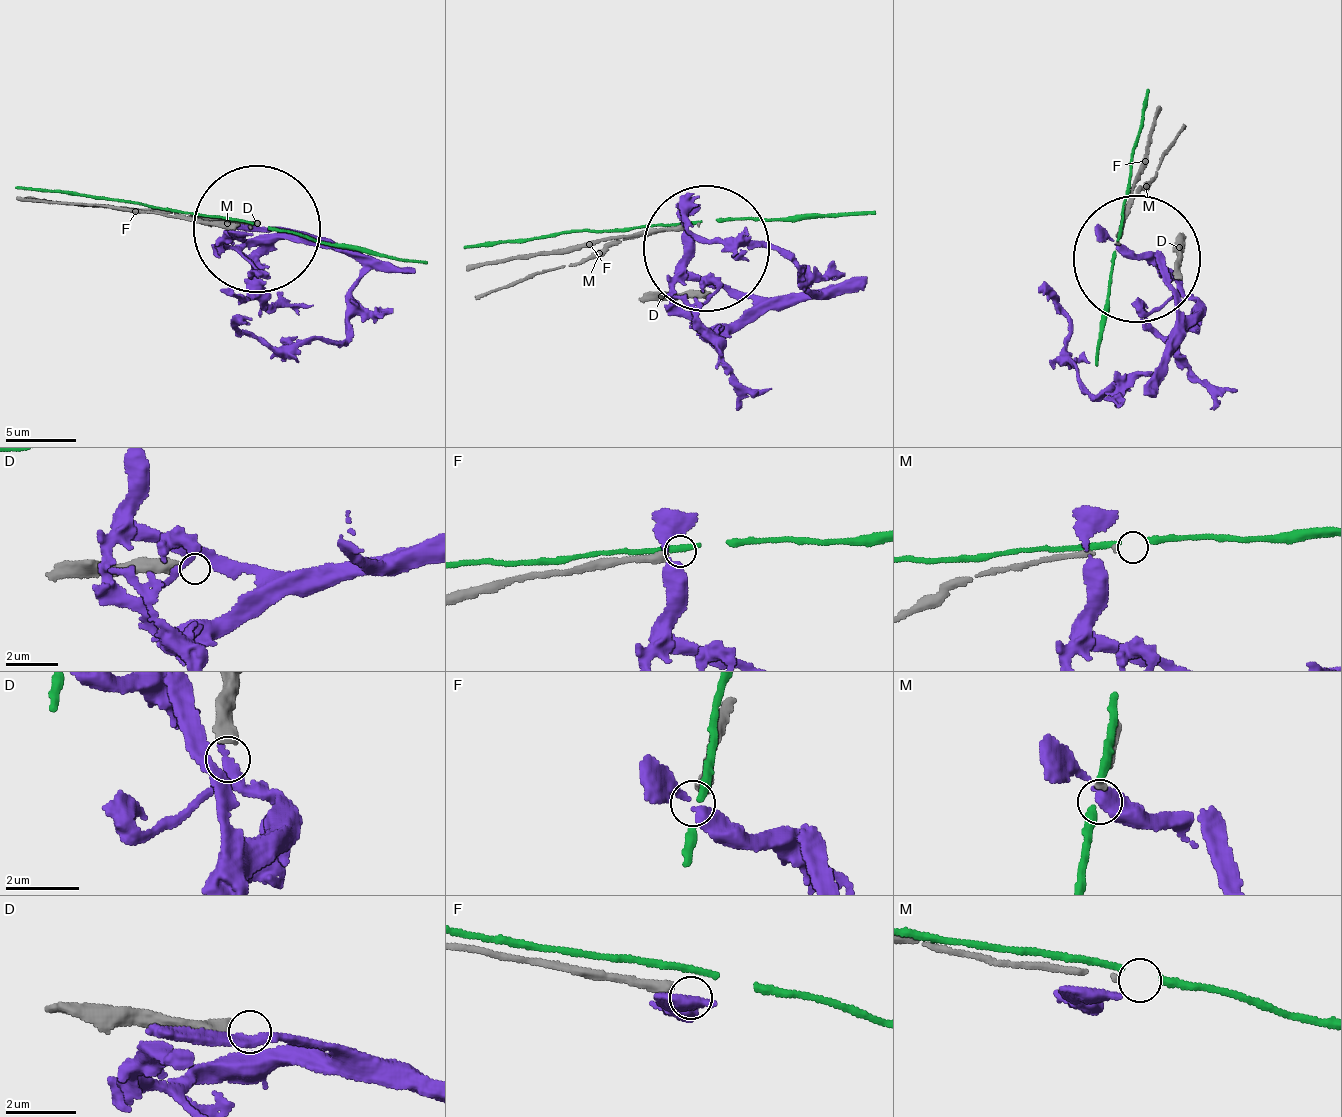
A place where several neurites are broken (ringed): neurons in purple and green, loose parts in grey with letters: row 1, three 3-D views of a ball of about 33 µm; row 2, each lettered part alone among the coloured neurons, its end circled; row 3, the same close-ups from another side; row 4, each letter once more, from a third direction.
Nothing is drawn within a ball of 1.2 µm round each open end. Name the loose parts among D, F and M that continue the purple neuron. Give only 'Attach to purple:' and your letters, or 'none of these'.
Attach to purple: none of these

